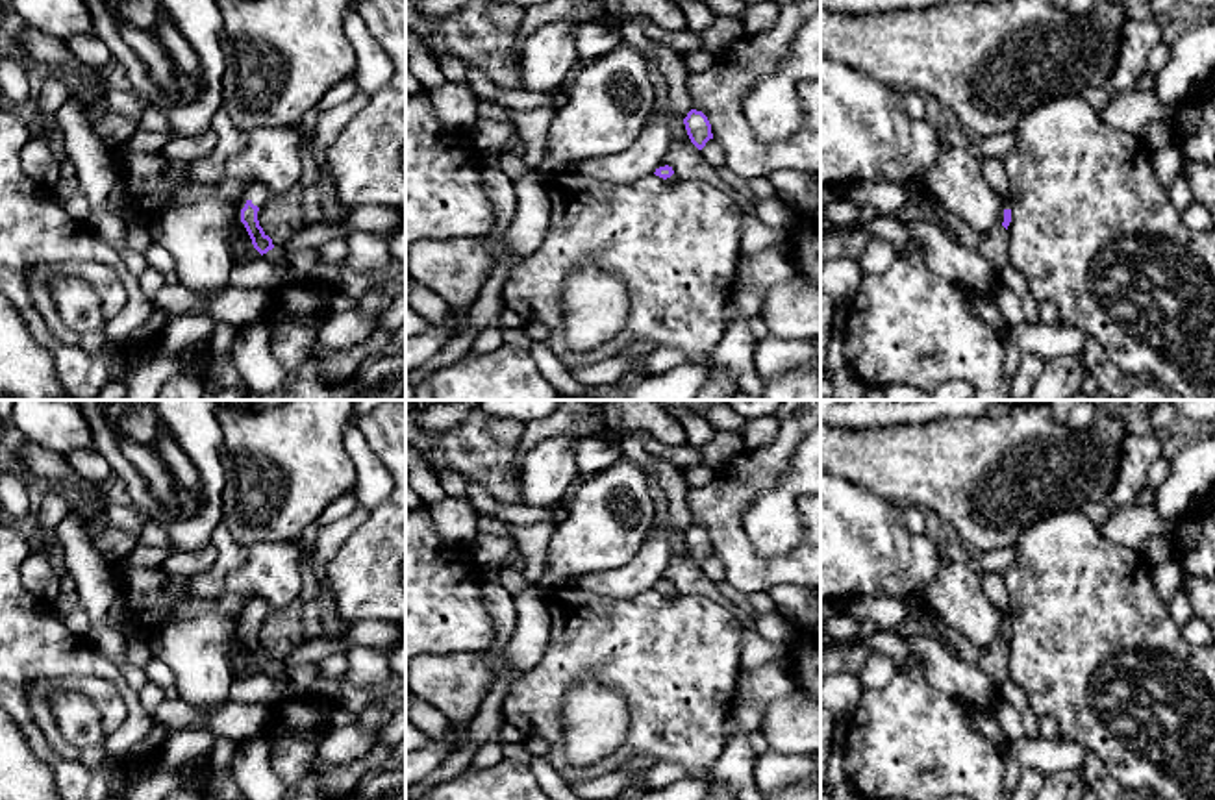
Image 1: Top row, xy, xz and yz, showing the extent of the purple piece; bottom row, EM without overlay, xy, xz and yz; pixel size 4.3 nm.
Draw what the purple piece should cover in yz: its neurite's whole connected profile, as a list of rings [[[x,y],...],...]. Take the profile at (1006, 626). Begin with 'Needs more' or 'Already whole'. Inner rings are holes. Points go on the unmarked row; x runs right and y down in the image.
Needs more. [[[982,574],[982,587],[985,596],[996,606],[996,609],[1002,613],[1004,620],[1004,637],[1002,641],[1008,644],[1011,637],[1011,611],[1009,611],[1009,598],[1004,583],[1002,574]]]

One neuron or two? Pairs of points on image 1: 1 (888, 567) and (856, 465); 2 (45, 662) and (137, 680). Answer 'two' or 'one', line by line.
1: two
2: two

